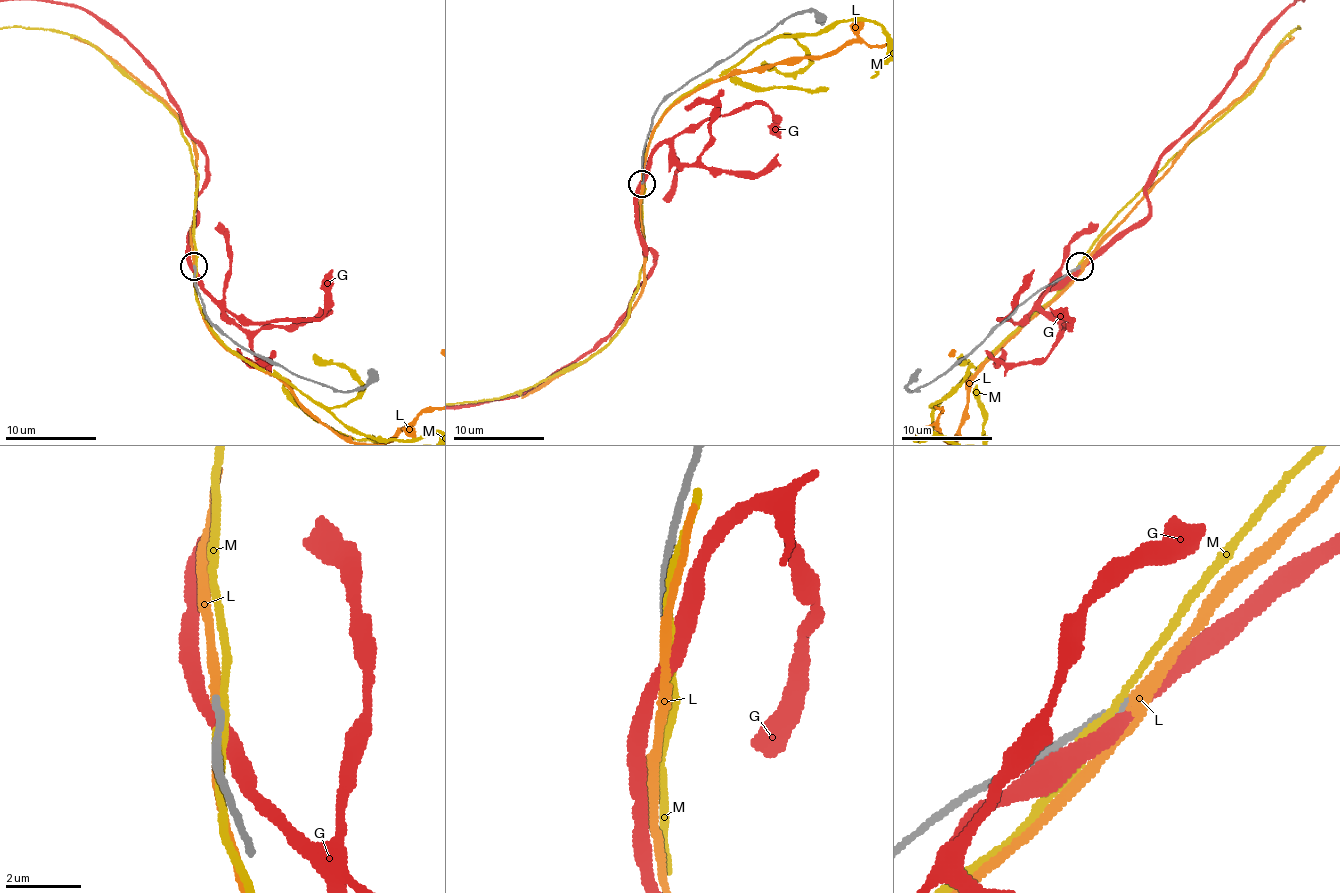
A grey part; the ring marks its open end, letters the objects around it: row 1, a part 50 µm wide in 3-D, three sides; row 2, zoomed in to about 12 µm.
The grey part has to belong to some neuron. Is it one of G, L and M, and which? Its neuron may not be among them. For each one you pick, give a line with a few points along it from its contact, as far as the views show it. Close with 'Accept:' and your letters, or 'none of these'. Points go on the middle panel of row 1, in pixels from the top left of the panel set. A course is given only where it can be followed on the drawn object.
Accept: L

